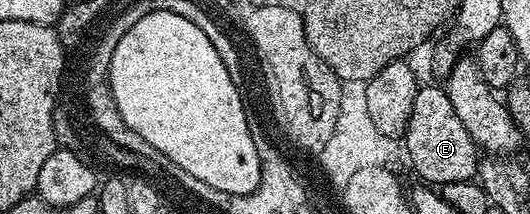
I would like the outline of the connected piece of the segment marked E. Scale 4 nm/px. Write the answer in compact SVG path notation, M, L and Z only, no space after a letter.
M420 84L413 99L413 115L409 115L406 141L407 157L411 160L416 175L420 177L418 180L428 186L441 187L445 183L461 183L472 180L478 174L480 150L469 131L465 131L457 111L453 111L453 103L449 103L449 95L442 84Z

